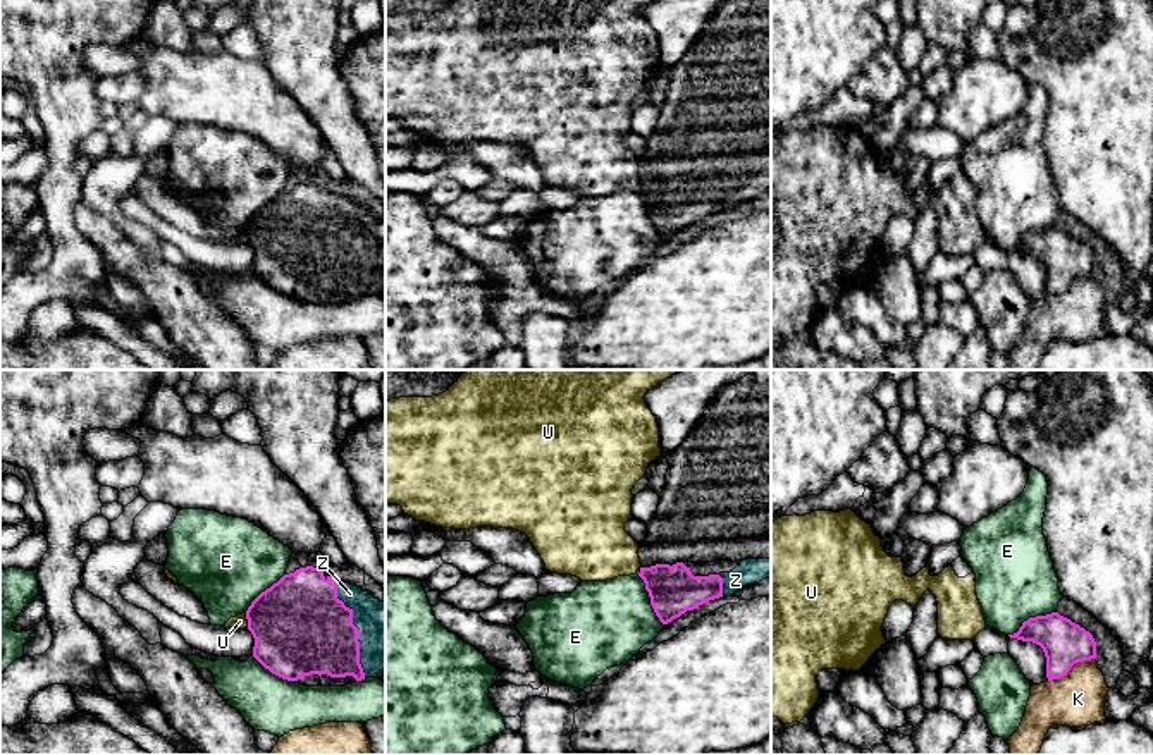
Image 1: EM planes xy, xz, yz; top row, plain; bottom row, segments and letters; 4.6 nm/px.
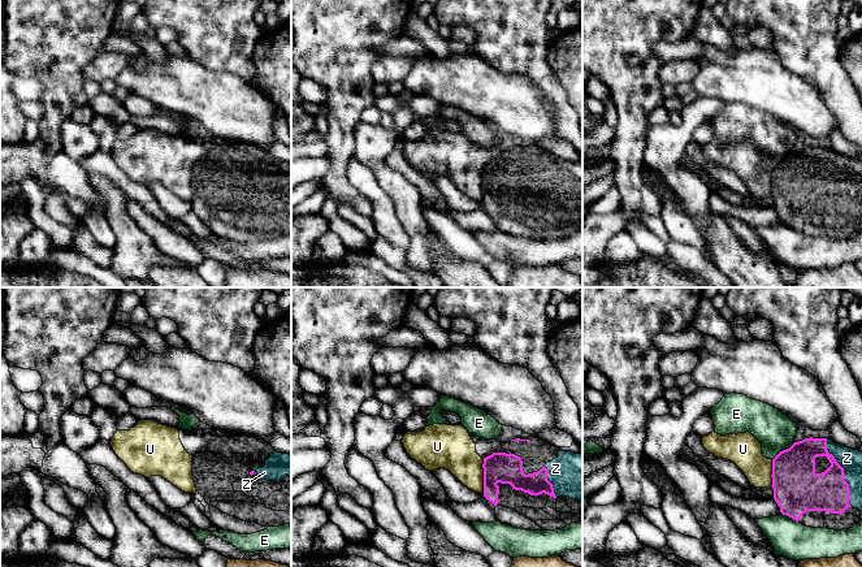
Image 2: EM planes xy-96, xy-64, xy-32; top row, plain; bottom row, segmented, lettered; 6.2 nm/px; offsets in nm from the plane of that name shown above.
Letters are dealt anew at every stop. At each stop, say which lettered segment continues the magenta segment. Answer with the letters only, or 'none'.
Z

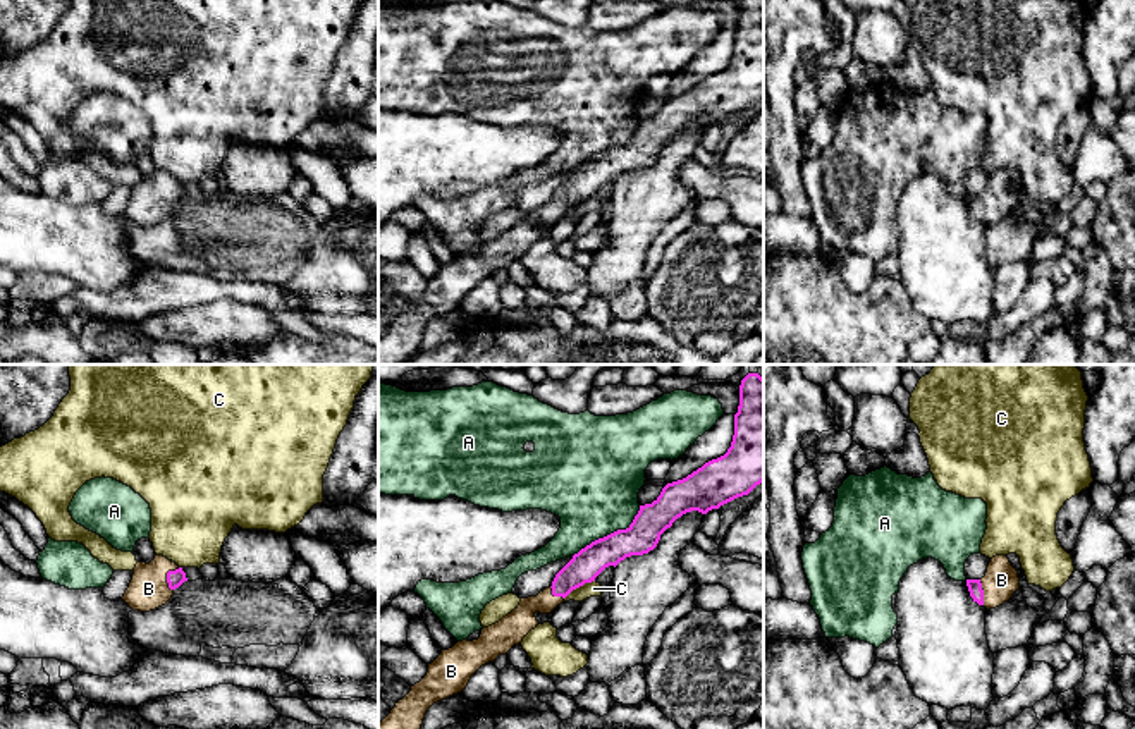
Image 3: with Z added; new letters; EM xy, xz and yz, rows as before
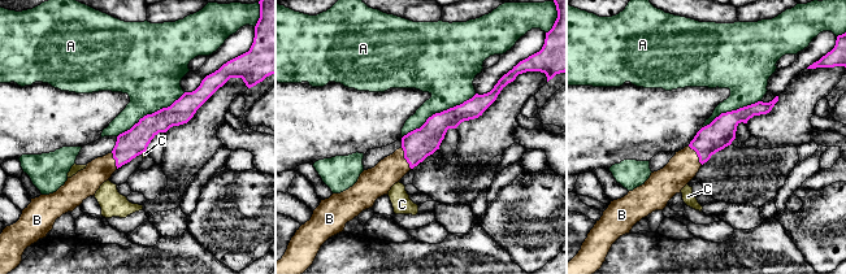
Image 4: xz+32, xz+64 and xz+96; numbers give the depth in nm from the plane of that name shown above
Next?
B

